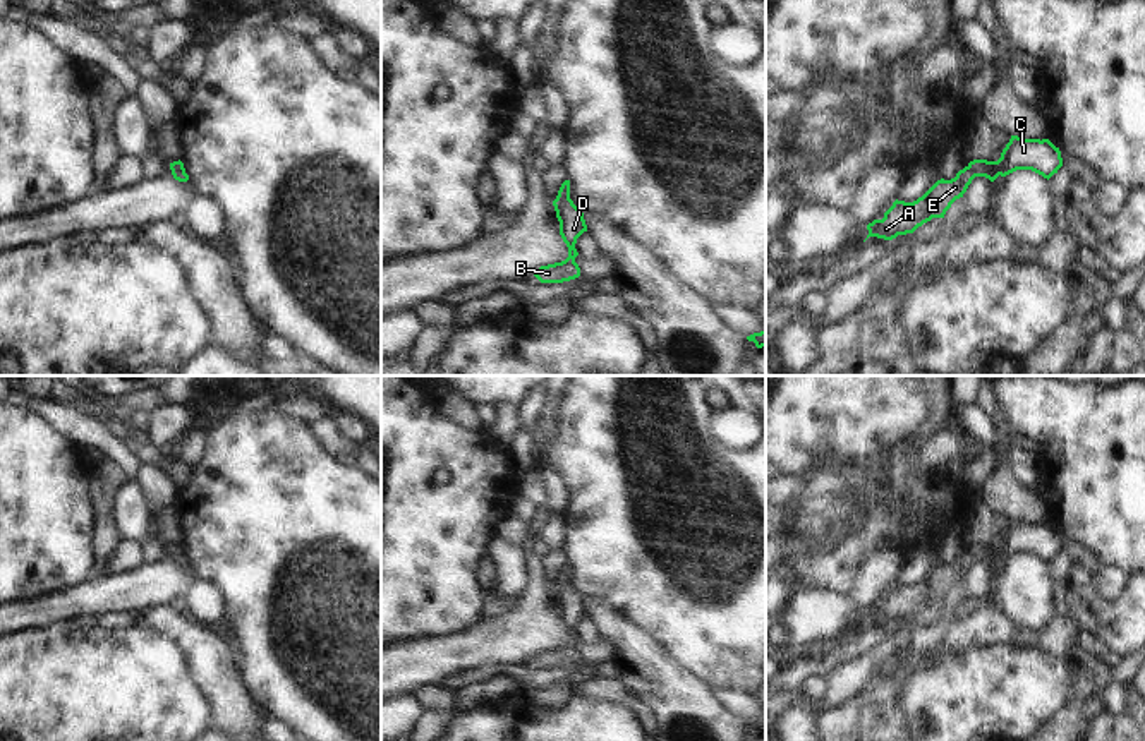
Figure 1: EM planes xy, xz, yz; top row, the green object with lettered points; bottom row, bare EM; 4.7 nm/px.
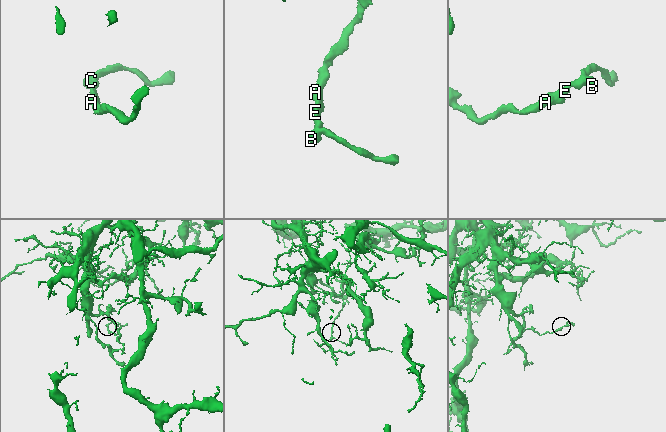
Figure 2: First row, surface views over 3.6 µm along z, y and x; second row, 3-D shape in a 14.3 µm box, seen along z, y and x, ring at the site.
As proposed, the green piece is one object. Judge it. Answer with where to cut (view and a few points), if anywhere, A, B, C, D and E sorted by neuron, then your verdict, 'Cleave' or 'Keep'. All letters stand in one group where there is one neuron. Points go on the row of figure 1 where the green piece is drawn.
No split. Groups: A B C D E. Keep.

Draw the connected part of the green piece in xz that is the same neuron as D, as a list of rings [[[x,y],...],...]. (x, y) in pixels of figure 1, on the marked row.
[[[565,180],[553,201],[556,218],[560,221],[560,235],[568,247],[568,257],[561,262],[541,266],[534,276],[541,283],[563,283],[580,276],[580,268],[575,262],[579,256],[577,238],[587,232],[584,213],[570,199],[570,180]]]

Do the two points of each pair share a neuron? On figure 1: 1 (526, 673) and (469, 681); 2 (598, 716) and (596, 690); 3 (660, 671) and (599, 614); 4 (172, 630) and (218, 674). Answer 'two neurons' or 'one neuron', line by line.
1: one neuron
2: two neurons
3: one neuron
4: one neuron

